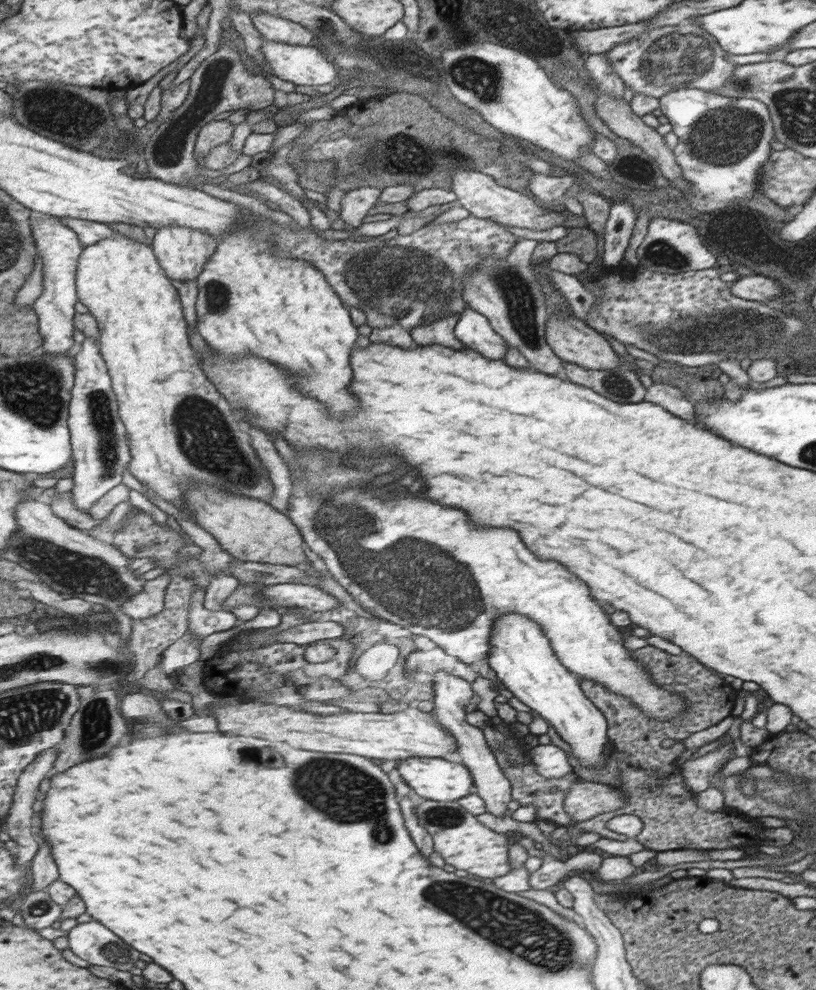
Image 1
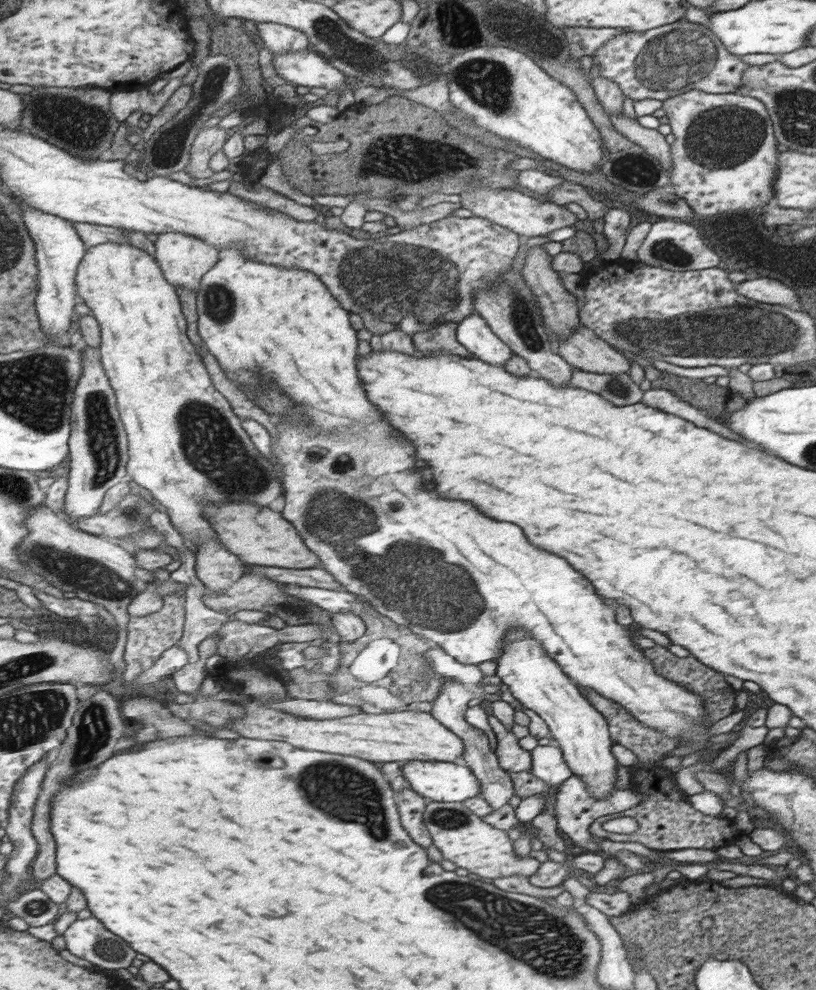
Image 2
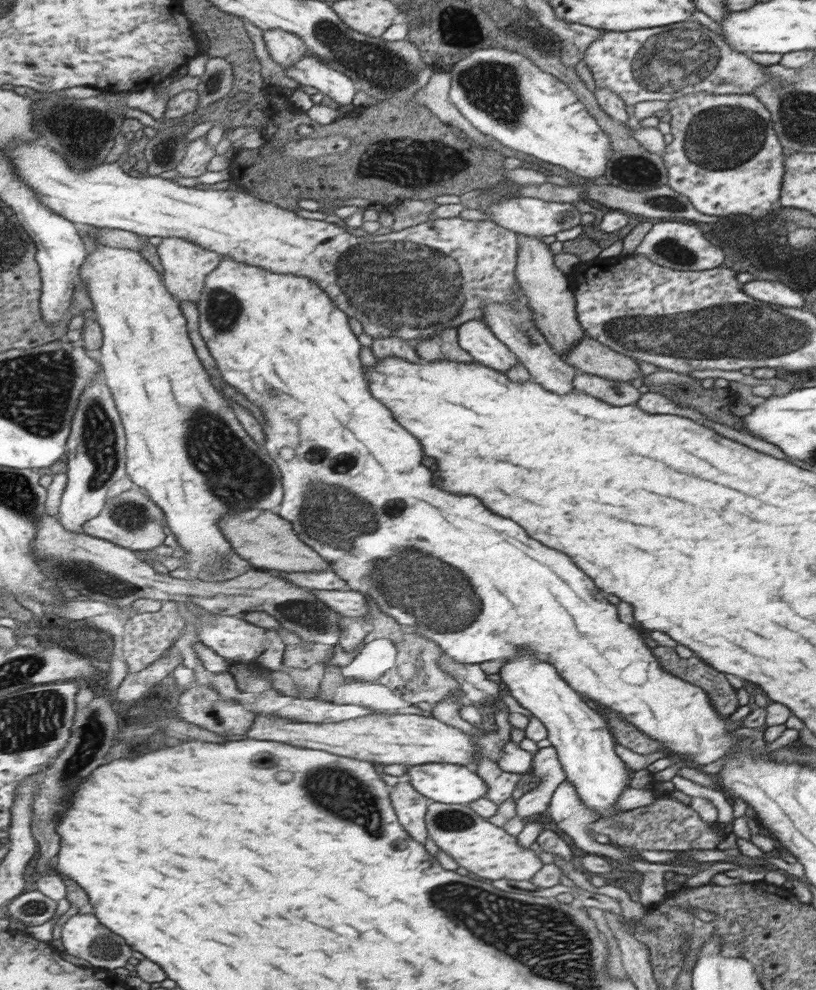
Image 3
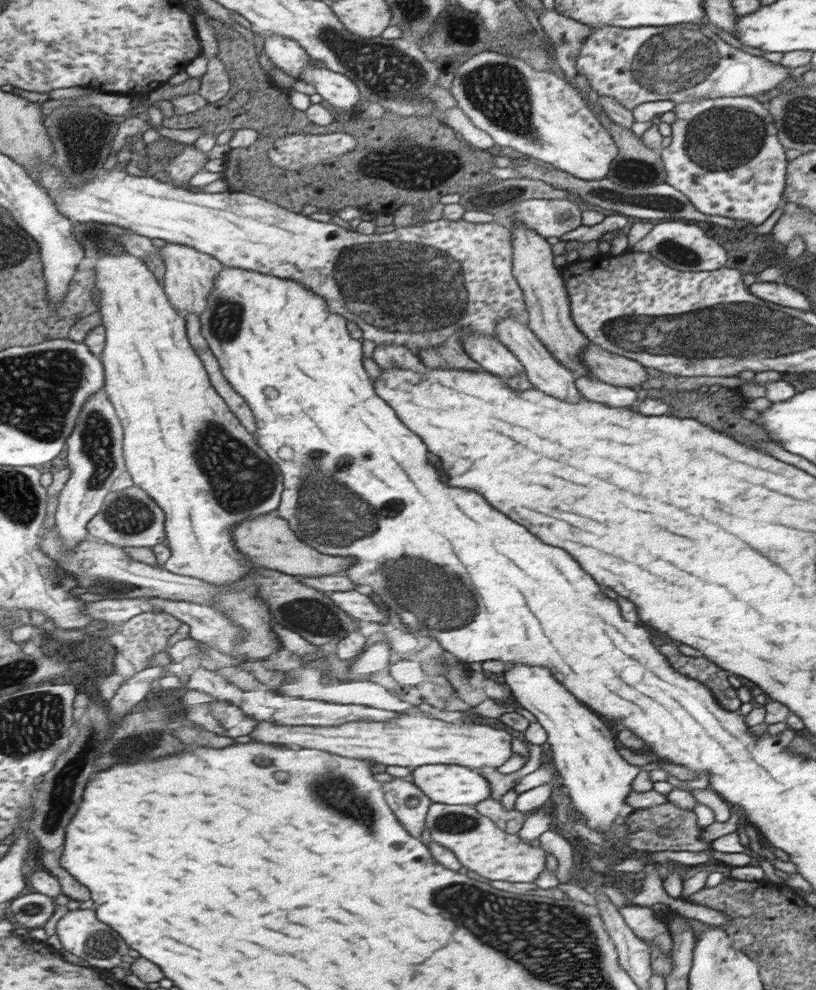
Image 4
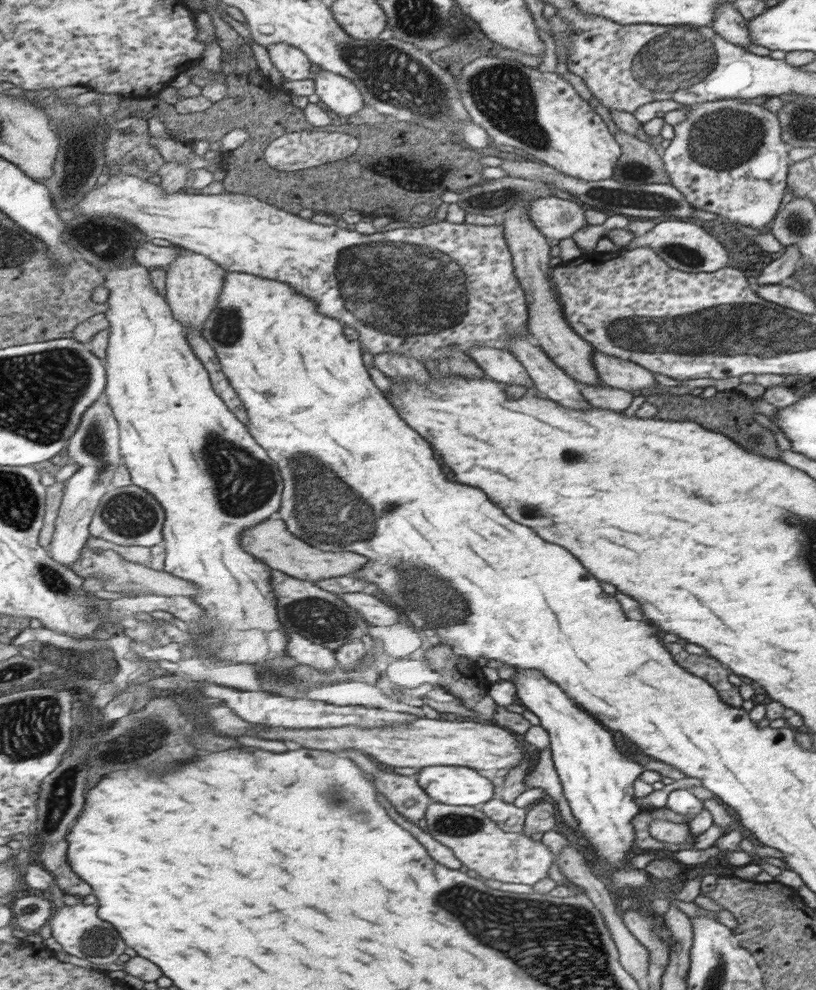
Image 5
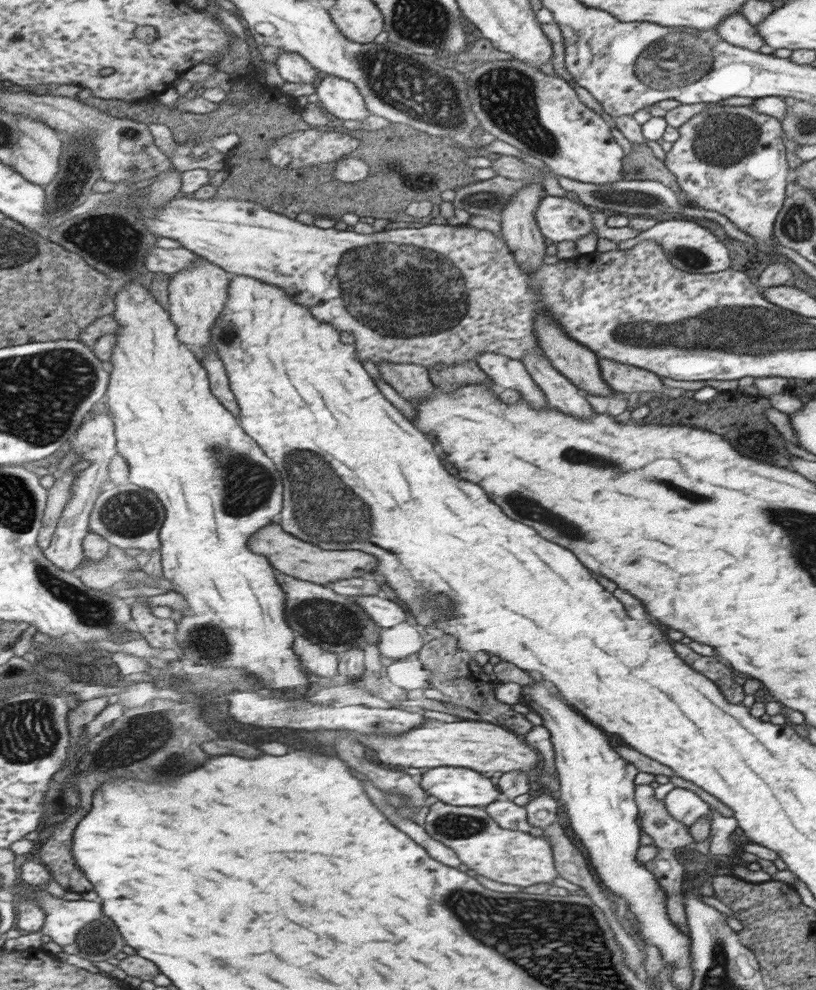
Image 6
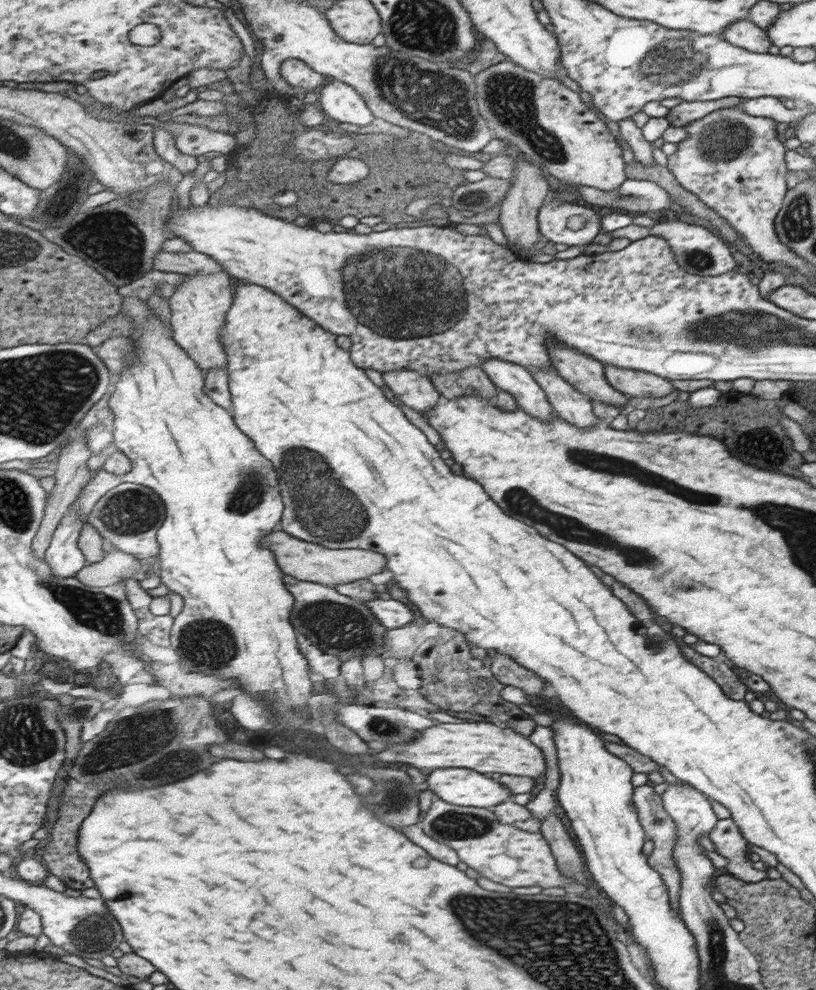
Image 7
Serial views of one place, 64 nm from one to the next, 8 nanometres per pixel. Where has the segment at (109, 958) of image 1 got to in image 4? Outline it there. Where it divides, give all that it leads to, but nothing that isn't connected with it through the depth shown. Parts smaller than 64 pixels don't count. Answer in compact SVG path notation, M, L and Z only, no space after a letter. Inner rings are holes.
M96 908L68 912L58 922L57 936L61 939L66 950L89 961L92 966L99 968L100 971L120 966L126 956L133 954L131 946L127 944L123 937L110 925L100 920Z

